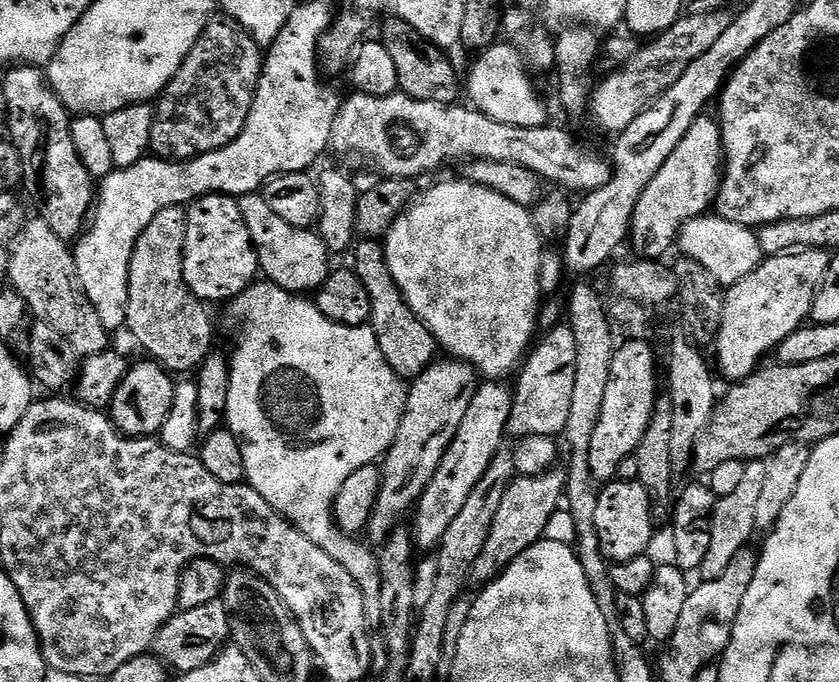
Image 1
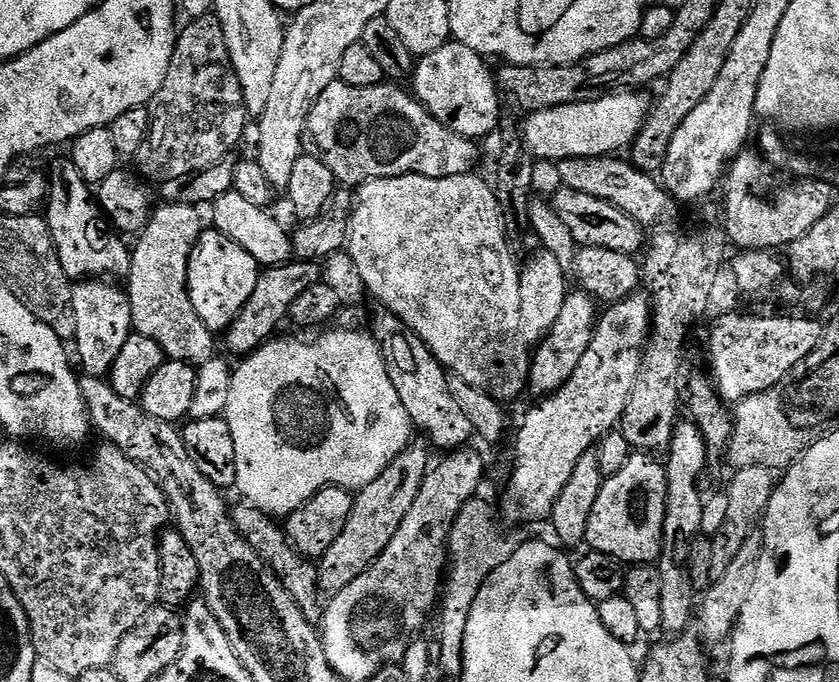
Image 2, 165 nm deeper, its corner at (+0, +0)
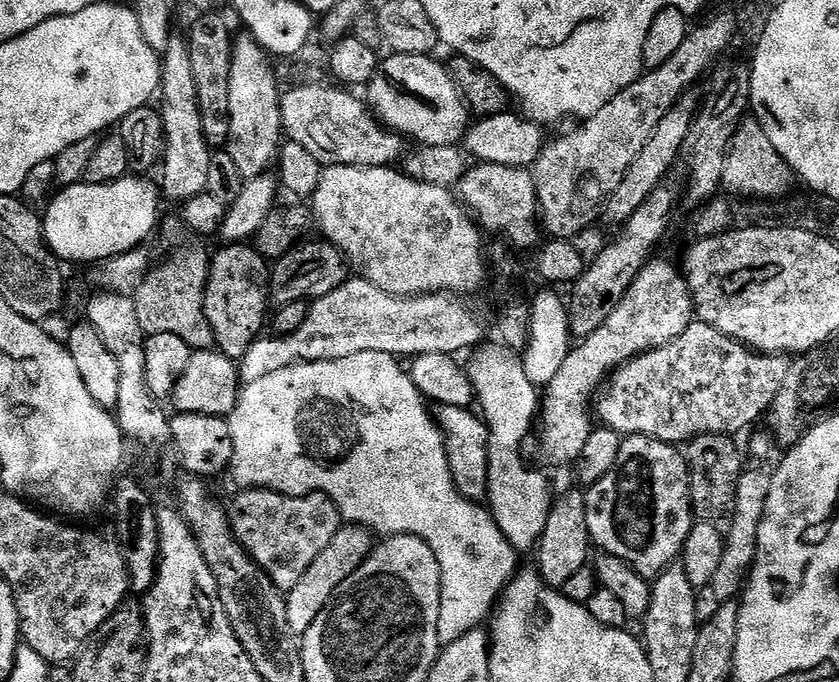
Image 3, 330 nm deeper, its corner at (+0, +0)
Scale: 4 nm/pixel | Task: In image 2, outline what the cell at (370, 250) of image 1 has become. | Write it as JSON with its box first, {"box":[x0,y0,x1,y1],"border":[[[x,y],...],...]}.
{"box":[370,306,474,453],"border":[[[376,306],[372,312],[372,328],[370,335],[380,345],[384,356],[384,365],[390,374],[390,382],[394,382],[394,390],[398,390],[398,398],[402,406],[406,406],[406,414],[410,414],[413,429],[425,432],[432,439],[433,449],[441,448],[441,453],[455,452],[471,445],[474,440],[472,423],[458,406],[458,398],[452,393],[449,373],[434,358],[434,354],[411,330],[395,316],[391,310]]]}

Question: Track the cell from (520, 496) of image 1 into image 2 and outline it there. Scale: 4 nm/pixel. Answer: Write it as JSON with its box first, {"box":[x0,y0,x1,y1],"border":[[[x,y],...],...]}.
{"box":[504,291,652,524],"border":[[[636,291],[624,300],[609,303],[599,313],[594,338],[586,354],[582,354],[582,362],[578,362],[578,370],[574,370],[570,382],[566,382],[566,386],[559,388],[552,396],[536,402],[529,410],[528,417],[520,424],[520,433],[516,436],[516,465],[512,468],[512,477],[508,480],[508,497],[504,500],[505,521],[508,519],[510,523],[516,524],[519,520],[547,521],[551,517],[554,502],[558,502],[558,494],[562,494],[566,482],[570,482],[570,474],[574,474],[574,466],[578,466],[582,454],[593,451],[600,439],[619,425],[626,410],[626,402],[630,402],[630,390],[634,390],[634,382],[638,382],[638,372],[642,370],[644,350],[648,347],[651,334],[652,301],[643,291]]]}

